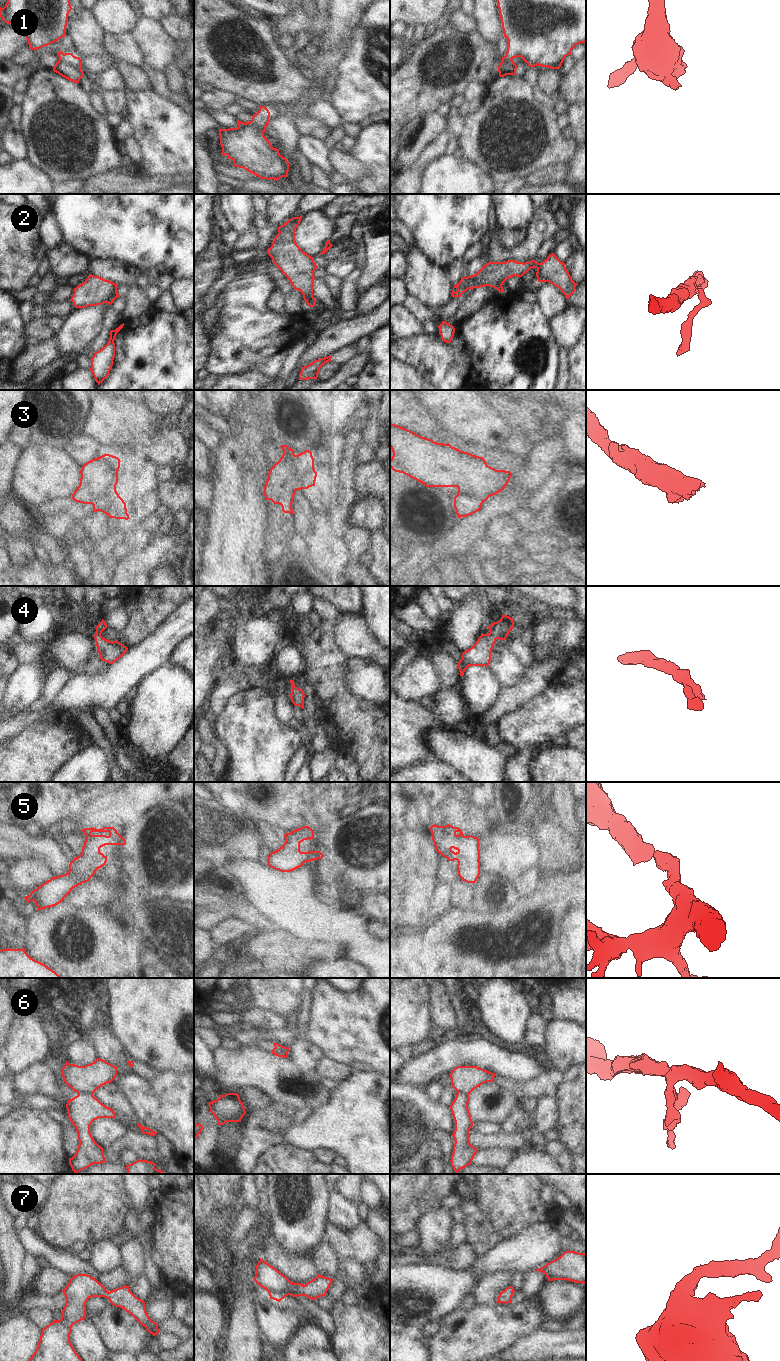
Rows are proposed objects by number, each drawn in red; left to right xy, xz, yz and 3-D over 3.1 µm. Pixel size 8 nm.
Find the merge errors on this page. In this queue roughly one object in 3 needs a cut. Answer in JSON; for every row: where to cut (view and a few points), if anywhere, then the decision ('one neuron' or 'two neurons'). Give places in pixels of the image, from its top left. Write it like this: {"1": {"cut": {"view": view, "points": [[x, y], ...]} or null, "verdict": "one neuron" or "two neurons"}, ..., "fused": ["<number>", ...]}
{"1": {"cut": null, "verdict": "one neuron"}, "2": {"cut": {"view": "xy", "points": [[117, 285], [116, 296]]}, "verdict": "two neurons"}, "3": {"cut": {"view": "xz", "points": [[294, 454], [291, 467], [296, 472], [296, 478], [308, 487]]}, "verdict": "two neurons"}, "4": {"cut": null, "verdict": "one neuron"}, "5": {"cut": null, "verdict": "one neuron"}, "6": {"cut": {"view": "xy", "points": [[78, 1093], [92, 1095]]}, "verdict": "two neurons"}, "7": {"cut": null, "verdict": "one neuron"}, "fused": ["2", "3", "6"]}

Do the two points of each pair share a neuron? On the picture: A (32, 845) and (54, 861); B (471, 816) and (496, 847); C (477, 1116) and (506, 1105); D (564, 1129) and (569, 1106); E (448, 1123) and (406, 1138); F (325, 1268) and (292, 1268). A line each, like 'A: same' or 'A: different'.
A: same
B: different
C: same
D: same
E: same
F: different

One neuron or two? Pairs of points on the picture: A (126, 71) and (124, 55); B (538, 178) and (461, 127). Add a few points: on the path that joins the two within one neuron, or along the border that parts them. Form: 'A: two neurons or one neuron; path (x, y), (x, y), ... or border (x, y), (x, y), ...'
A: two neurons; border (115, 59), (139, 67)
B: two neurons; border (553, 165), (542, 167), (525, 179)

